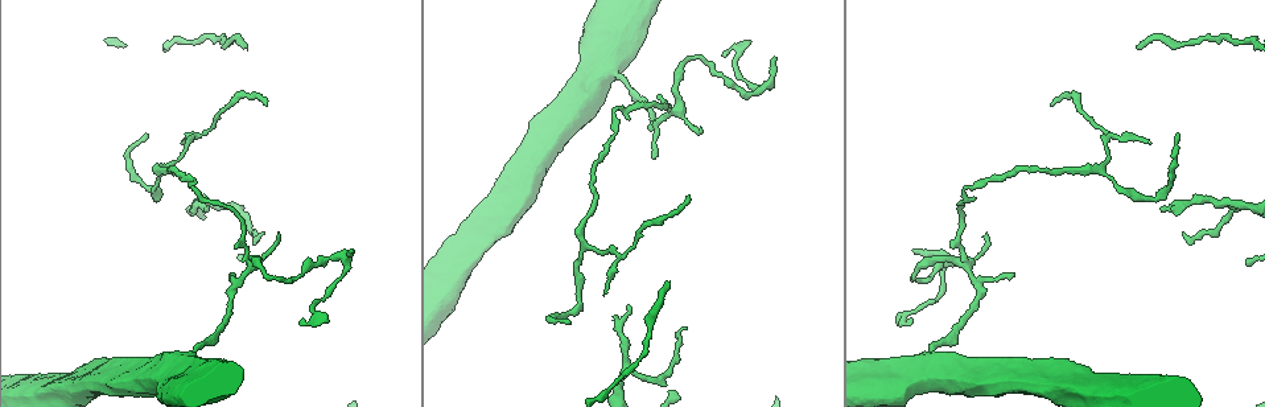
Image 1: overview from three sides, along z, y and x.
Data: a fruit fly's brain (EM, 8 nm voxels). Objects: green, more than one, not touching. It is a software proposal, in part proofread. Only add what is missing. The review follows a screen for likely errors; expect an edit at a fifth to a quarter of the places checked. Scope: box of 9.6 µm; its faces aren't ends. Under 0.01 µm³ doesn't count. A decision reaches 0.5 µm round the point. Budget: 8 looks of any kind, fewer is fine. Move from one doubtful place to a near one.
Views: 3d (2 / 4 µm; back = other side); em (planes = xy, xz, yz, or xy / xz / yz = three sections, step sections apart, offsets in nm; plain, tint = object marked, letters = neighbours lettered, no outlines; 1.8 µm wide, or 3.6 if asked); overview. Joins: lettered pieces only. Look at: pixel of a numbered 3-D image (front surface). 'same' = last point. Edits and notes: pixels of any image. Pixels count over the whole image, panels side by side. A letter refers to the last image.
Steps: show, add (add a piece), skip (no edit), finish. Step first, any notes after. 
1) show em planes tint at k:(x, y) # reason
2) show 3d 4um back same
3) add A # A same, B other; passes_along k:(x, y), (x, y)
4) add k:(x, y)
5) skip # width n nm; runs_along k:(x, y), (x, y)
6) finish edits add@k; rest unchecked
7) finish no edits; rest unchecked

show 3d 4um at 1:(279, 235) # tapers out

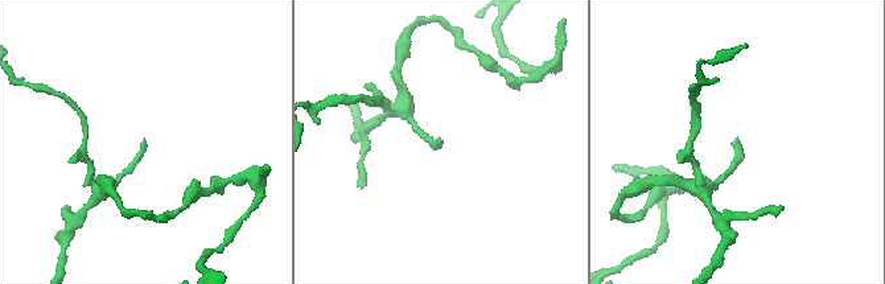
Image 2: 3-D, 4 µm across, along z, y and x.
show em planes tint at 2:(440, 144) # now the EM

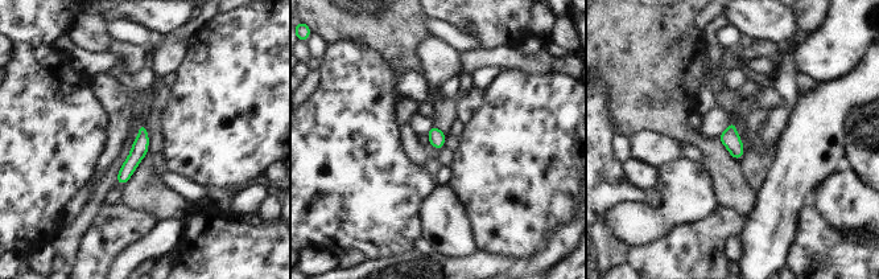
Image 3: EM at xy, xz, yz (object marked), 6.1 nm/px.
show em planes letters same # see the neighbours

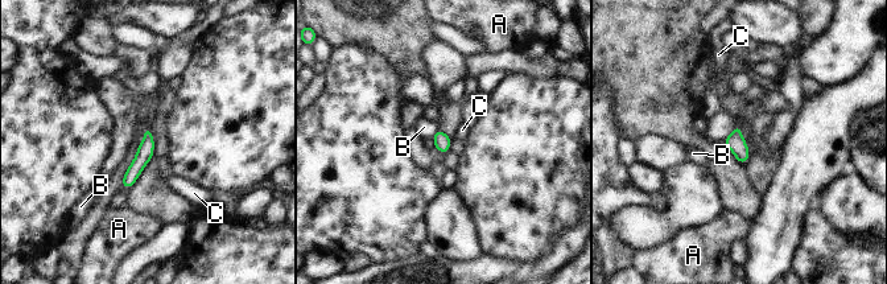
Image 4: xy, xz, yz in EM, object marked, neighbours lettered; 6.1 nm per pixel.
skip # width 100 nm; A other, B other, C other; border 4:(438, 130), (432, 136); no lettered piece goes on from it

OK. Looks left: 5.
show em xz step 4 letters at 1:(195, 188) # sharp bend

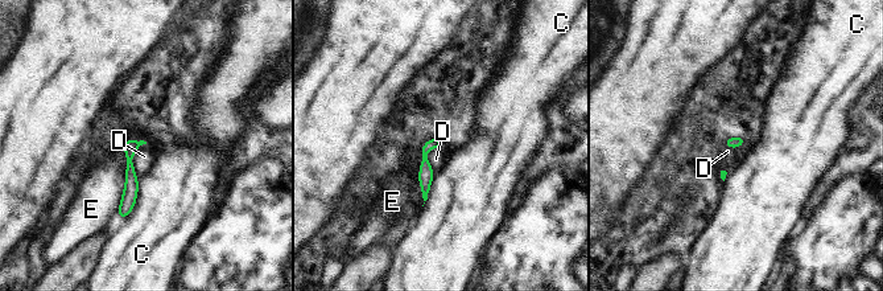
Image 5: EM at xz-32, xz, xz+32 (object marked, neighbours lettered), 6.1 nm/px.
show em planes letters same

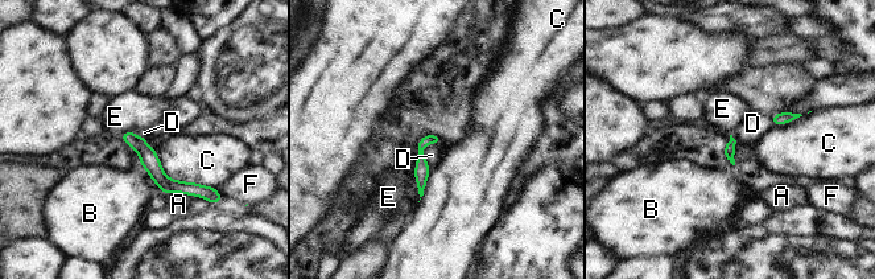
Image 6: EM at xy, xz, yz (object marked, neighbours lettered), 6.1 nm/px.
skip # longest_contact C 440 nm; A other, B other, C other, D other, E other, F other; runs_along 6:(126, 136), (169, 185), (202, 191); none of them fits

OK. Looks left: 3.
show em planes letters at 1:(686, 326) # free end

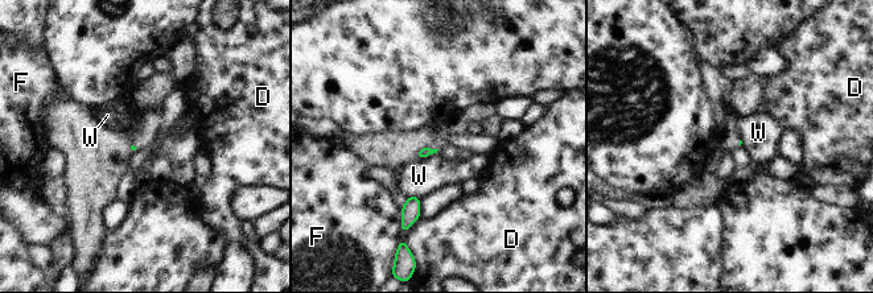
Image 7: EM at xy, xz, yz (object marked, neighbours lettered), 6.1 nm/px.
skip # longest_contact F 140 nm; D other, F other, W other; none of them fits

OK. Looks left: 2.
finish no edits; rest unchecked

